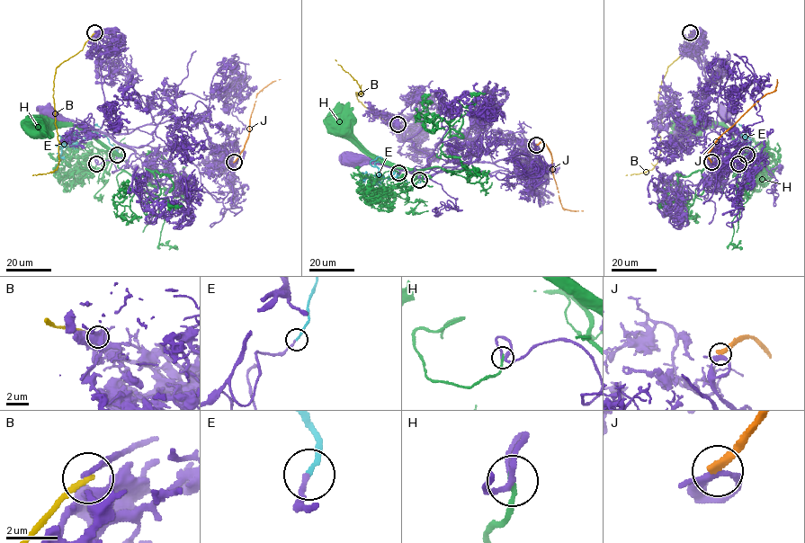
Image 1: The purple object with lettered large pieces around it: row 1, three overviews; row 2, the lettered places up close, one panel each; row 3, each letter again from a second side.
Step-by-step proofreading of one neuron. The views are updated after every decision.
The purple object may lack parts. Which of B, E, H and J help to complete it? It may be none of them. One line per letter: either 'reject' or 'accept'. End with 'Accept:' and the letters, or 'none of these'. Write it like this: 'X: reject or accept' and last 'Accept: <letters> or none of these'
B: reject
E: accept
H: reject
J: reject
Accept: E

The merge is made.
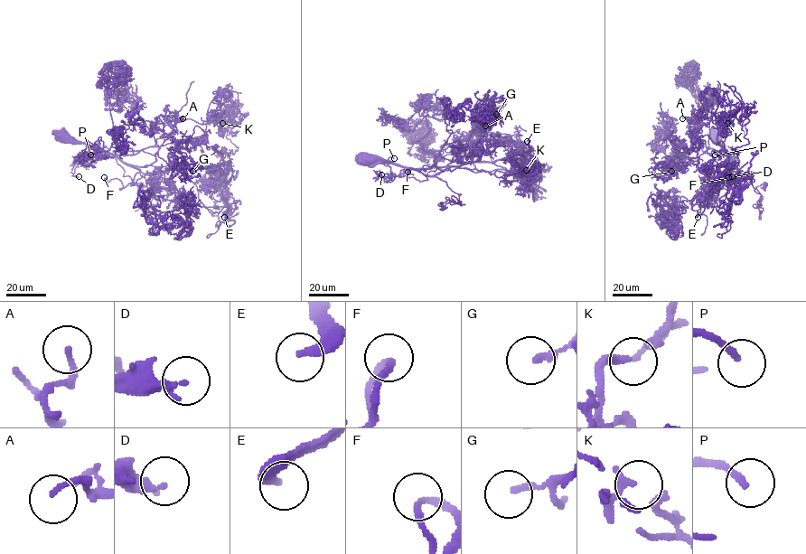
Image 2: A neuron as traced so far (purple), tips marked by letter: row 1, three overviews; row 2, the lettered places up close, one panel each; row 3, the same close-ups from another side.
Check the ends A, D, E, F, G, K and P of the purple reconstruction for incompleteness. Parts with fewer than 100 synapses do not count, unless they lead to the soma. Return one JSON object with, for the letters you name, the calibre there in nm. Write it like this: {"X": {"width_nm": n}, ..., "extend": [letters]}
{"extend": []}

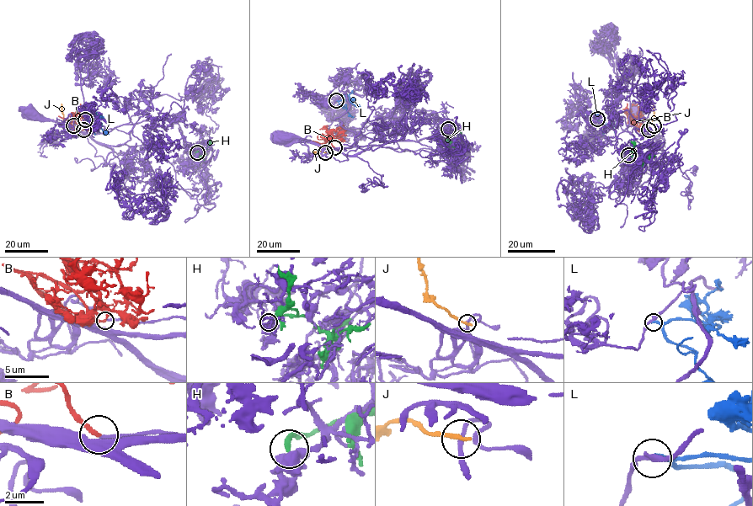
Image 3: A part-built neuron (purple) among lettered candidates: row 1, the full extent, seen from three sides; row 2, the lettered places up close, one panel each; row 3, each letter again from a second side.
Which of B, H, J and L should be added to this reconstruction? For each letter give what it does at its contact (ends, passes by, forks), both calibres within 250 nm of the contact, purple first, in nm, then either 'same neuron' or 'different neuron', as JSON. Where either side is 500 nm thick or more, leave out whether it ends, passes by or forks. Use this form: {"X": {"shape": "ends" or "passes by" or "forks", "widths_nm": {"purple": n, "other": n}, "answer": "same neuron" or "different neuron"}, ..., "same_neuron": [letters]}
{"B": {"shape": "ends", "widths_nm": {"purple": 120, "other": 200}, "answer": "same neuron"}, "H": {"widths_nm": {"purple": 500, "other": 280}, "answer": "different neuron"}, "J": {"shape": "ends", "widths_nm": {"purple": 200, "other": 240}, "answer": "different neuron"}, "L": {"shape": "ends", "widths_nm": {"purple": 280, "other": 280}, "answer": "different neuron"}, "same_neuron": ["B"]}

